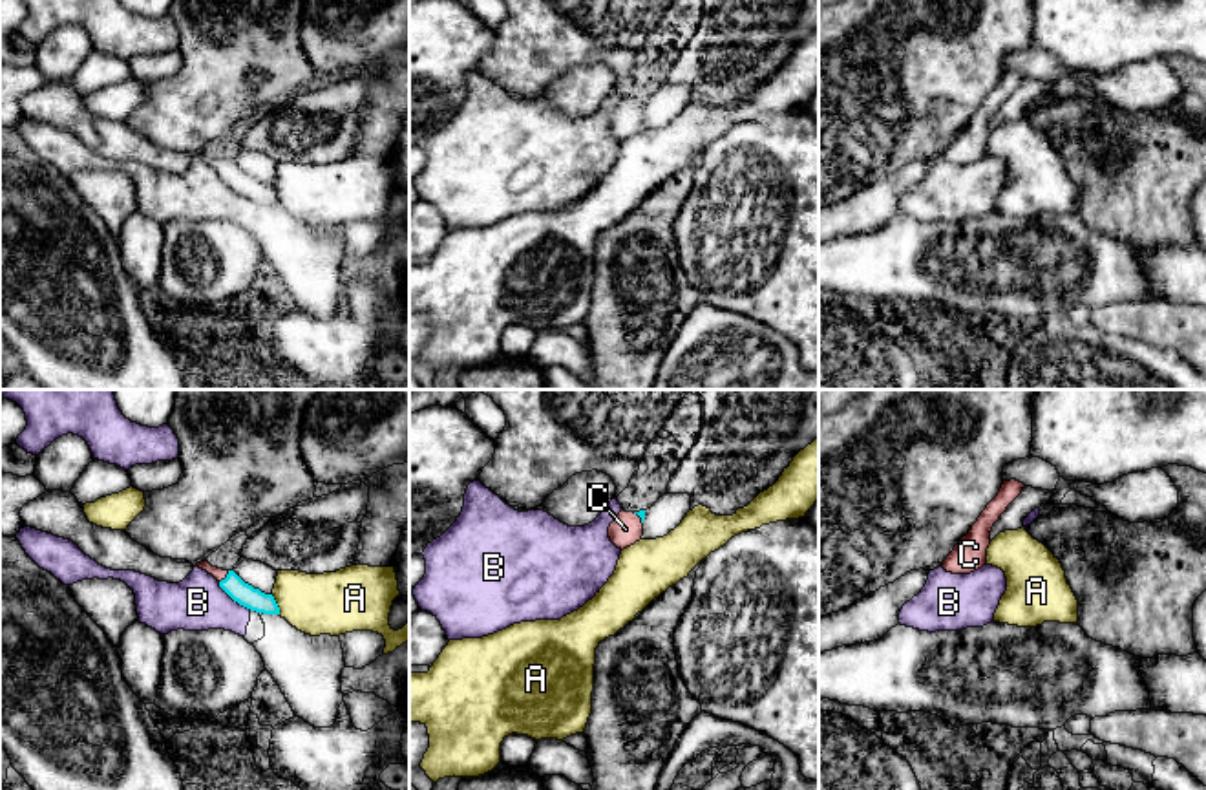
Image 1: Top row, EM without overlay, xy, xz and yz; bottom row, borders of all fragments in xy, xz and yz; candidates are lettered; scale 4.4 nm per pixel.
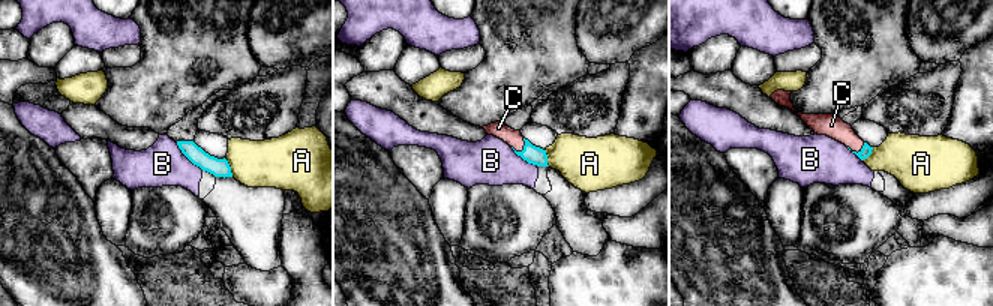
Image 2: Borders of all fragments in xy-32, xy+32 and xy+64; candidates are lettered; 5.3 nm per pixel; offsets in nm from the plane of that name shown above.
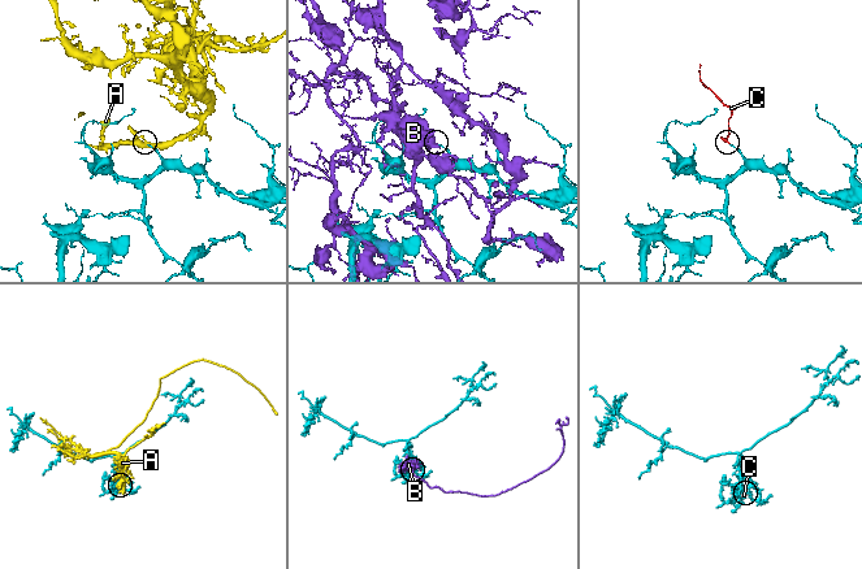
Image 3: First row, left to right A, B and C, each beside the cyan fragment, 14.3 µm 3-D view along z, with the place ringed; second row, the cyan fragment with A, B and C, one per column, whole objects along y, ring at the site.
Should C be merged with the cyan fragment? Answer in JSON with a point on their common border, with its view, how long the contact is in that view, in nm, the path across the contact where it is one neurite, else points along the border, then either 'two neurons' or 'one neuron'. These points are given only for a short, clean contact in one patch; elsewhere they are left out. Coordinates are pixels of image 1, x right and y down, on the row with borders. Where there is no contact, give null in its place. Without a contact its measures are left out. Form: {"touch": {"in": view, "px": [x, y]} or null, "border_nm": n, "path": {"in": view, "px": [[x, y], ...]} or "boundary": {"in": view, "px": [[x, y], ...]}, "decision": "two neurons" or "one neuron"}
{"touch": {"in": "xy", "px": [227, 576]}, "border_nm": 70, "path": {"in": "xy", "px": [[245, 595], [227, 576], [220, 575]]}, "decision": "one neuron"}

